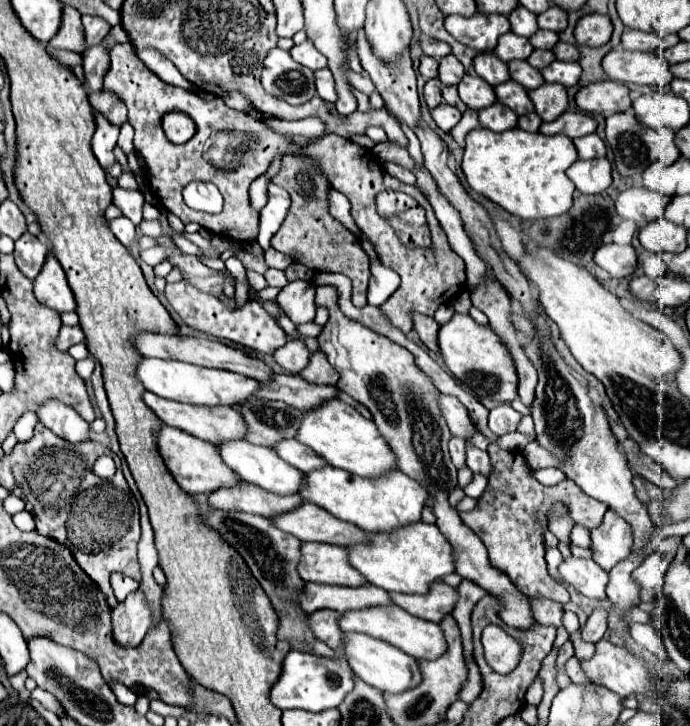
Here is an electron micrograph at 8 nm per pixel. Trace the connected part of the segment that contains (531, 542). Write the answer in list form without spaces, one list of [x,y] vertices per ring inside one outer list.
[[[315,274],[315,284],[323,286],[323,284],[333,284],[337,286],[339,290],[339,304],[341,304],[341,310],[357,320],[357,322],[363,322],[365,326],[371,326],[375,332],[395,340],[397,344],[401,344],[403,348],[407,348],[413,356],[415,356],[415,362],[417,366],[427,372],[435,386],[439,388],[439,392],[447,392],[455,398],[461,400],[461,404],[469,410],[471,414],[471,420],[473,424],[477,426],[477,430],[481,434],[485,434],[489,438],[489,456],[491,456],[491,464],[495,468],[495,472],[491,474],[489,482],[487,482],[487,490],[481,494],[481,498],[477,500],[477,506],[471,510],[471,512],[459,512],[461,514],[461,520],[465,526],[469,526],[479,538],[481,542],[487,546],[487,552],[489,552],[489,562],[505,572],[511,582],[527,596],[543,596],[543,598],[551,598],[551,600],[557,600],[561,604],[567,604],[569,602],[569,592],[565,586],[559,586],[549,574],[547,574],[547,566],[545,566],[545,528],[549,524],[549,512],[553,508],[553,504],[561,502],[567,506],[567,514],[571,516],[571,520],[575,524],[581,524],[585,526],[587,530],[591,528],[597,528],[601,522],[603,522],[603,514],[607,510],[607,506],[595,498],[589,498],[587,494],[583,494],[571,480],[563,480],[561,484],[557,486],[543,486],[535,480],[533,476],[533,470],[529,468],[525,456],[521,450],[503,450],[499,448],[497,440],[499,436],[495,436],[489,428],[487,428],[487,416],[489,416],[489,410],[471,394],[467,392],[461,384],[457,384],[457,380],[443,368],[439,366],[423,348],[419,348],[415,342],[411,342],[403,332],[399,332],[381,312],[379,306],[371,306],[371,304],[365,304],[363,308],[357,308],[353,306],[351,302],[351,282],[343,276],[343,274]]]

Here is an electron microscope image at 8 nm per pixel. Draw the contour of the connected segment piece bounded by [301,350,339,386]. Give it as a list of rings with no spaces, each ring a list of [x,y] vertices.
[[[317,350],[313,356],[311,356],[311,362],[307,364],[307,368],[301,372],[301,376],[305,380],[309,380],[311,384],[337,384],[339,380],[339,372],[329,364],[327,356]]]

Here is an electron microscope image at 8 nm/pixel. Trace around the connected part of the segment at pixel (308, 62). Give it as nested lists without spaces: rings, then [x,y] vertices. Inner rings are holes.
[[[305,40],[299,46],[293,46],[289,52],[291,52],[295,62],[299,62],[299,64],[311,68],[311,70],[319,70],[319,68],[327,66],[327,58],[309,40]]]

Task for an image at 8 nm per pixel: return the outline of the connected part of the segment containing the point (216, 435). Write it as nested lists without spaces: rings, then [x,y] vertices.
[[[145,392],[143,400],[163,420],[163,424],[185,430],[191,436],[207,440],[211,444],[221,444],[221,442],[227,442],[227,440],[243,440],[245,434],[247,434],[247,422],[233,408],[207,408],[207,406],[179,404],[179,402],[173,402],[173,400],[163,400],[161,396],[155,396],[153,392]]]

